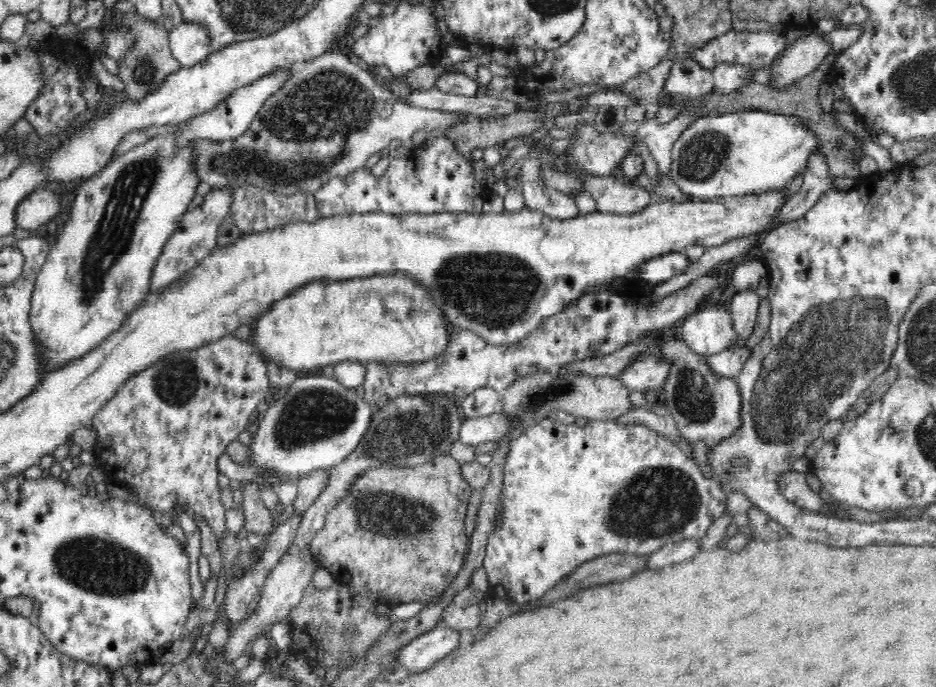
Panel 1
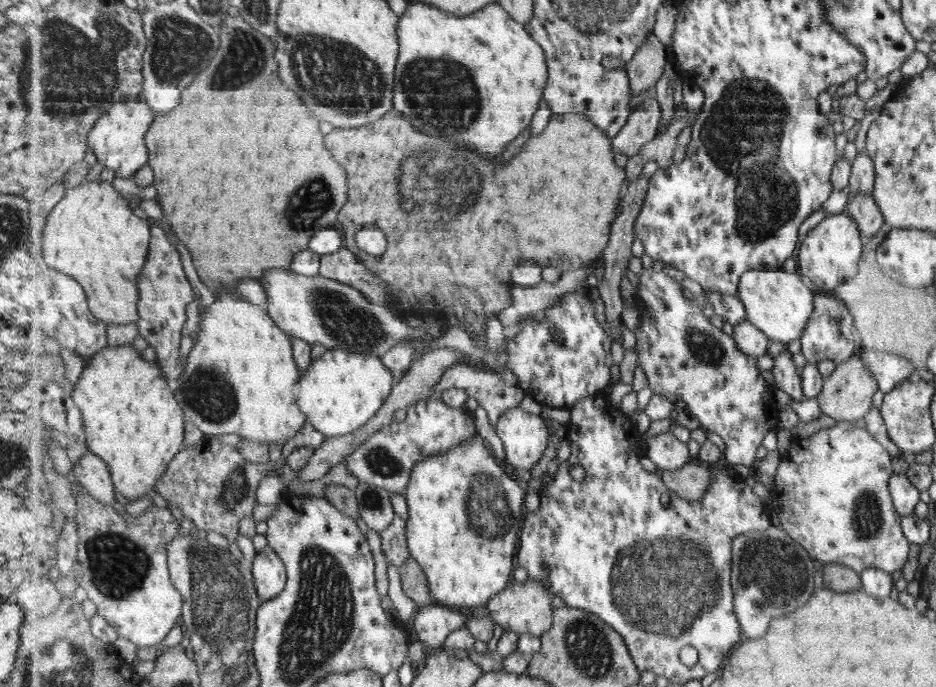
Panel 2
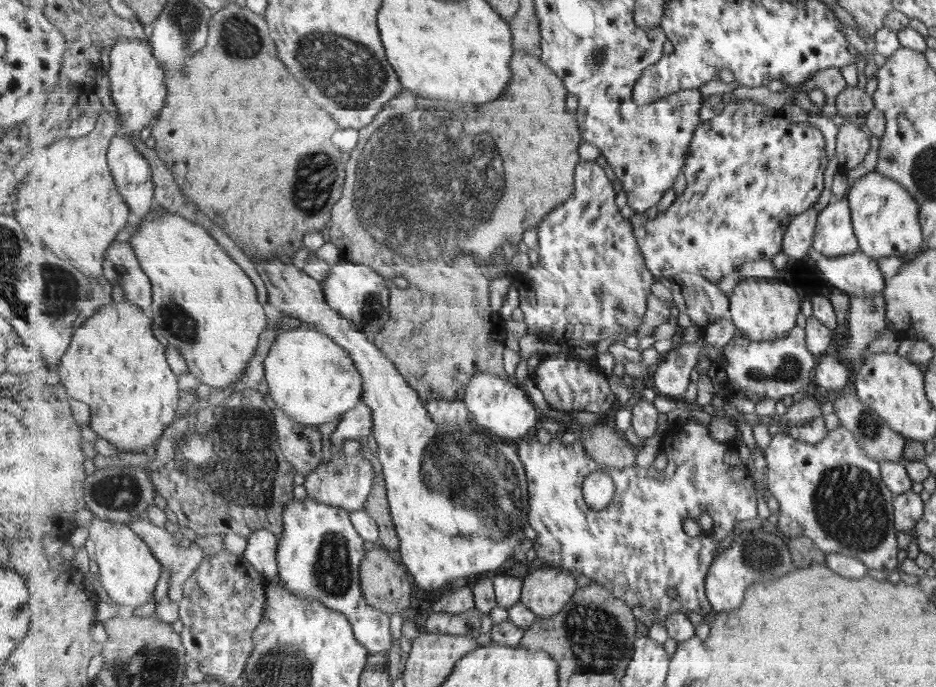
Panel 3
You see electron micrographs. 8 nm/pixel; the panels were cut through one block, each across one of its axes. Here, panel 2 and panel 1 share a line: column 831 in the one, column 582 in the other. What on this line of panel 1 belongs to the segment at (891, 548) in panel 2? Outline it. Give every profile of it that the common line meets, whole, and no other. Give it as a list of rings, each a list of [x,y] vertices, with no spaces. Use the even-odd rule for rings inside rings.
[[[546,417],[546,418],[545,418],[545,419],[542,419],[542,420],[541,420],[541,421],[540,421],[540,422],[538,422],[538,423],[537,423],[537,424],[534,424],[534,426],[531,426],[531,427],[530,427],[530,428],[526,428],[526,429],[524,429],[524,430],[523,430],[523,431],[520,431],[520,432],[519,432],[519,433],[518,433],[518,434],[514,434],[514,435],[512,435],[512,436],[511,436],[511,437],[510,437],[510,438],[509,438],[509,439],[508,439],[508,440],[507,440],[507,444],[506,444],[506,456],[505,456],[505,462],[504,462],[504,466],[503,466],[503,487],[502,487],[502,488],[501,488],[501,494],[500,494],[500,496],[499,496],[499,506],[498,506],[498,508],[497,508],[497,512],[498,512],[498,509],[499,509],[499,508],[500,508],[500,507],[502,507],[502,508],[503,508],[503,514],[502,514],[502,515],[503,515],[503,518],[502,518],[502,520],[501,520],[501,523],[500,523],[500,524],[499,524],[499,525],[497,525],[497,521],[496,521],[496,515],[495,515],[495,524],[494,524],[494,526],[493,526],[493,530],[492,530],[492,532],[491,532],[491,533],[490,533],[490,534],[489,534],[489,537],[488,537],[488,544],[487,544],[487,546],[486,546],[486,548],[485,548],[485,556],[484,556],[484,559],[483,559],[483,569],[484,569],[484,570],[485,570],[485,574],[486,574],[486,575],[487,575],[487,578],[488,578],[488,580],[489,580],[489,583],[490,583],[490,584],[492,584],[492,586],[494,586],[494,590],[496,590],[496,596],[500,596],[500,598],[501,598],[501,599],[502,599],[502,600],[504,600],[504,601],[510,601],[510,602],[512,602],[512,603],[516,603],[516,604],[517,604],[517,605],[518,605],[518,606],[520,606],[520,607],[521,607],[521,608],[525,608],[525,607],[528,607],[528,606],[530,606],[530,605],[534,605],[534,604],[536,604],[536,603],[540,603],[540,604],[541,604],[541,603],[543,603],[543,601],[544,601],[544,594],[546,594],[546,593],[547,593],[547,592],[548,592],[548,591],[549,591],[549,590],[550,590],[550,589],[551,589],[551,588],[552,588],[552,587],[556,587],[556,586],[557,586],[557,584],[558,584],[558,583],[559,583],[559,582],[560,582],[560,581],[561,581],[561,580],[562,580],[562,579],[563,579],[563,578],[564,578],[564,577],[567,577],[567,576],[568,576],[568,575],[569,575],[569,574],[570,574],[570,573],[573,573],[573,572],[574,572],[574,571],[575,571],[575,570],[576,570],[576,569],[577,569],[577,568],[578,568],[578,567],[579,567],[579,566],[580,566],[580,565],[582,565],[582,564],[583,564],[583,562],[586,562],[586,561],[590,561],[590,560],[592,560],[592,559],[593,559],[593,558],[596,558],[596,557],[599,557],[599,556],[602,556],[602,555],[606,555],[606,554],[610,554],[610,553],[618,553],[618,552],[624,552],[624,553],[628,553],[628,552],[633,552],[633,553],[634,553],[634,554],[637,554],[637,555],[647,555],[647,556],[649,556],[649,555],[651,555],[651,554],[652,554],[652,553],[653,553],[653,552],[656,552],[656,551],[657,551],[657,550],[658,550],[658,549],[660,549],[660,548],[662,548],[662,546],[665,546],[665,545],[666,545],[666,544],[669,544],[669,543],[674,543],[674,542],[681,542],[681,541],[682,541],[682,540],[685,540],[685,538],[696,538],[696,536],[697,536],[697,538],[702,538],[702,537],[703,537],[703,536],[704,536],[704,535],[705,535],[705,534],[706,534],[706,533],[707,533],[707,532],[708,532],[708,529],[709,529],[709,528],[710,528],[710,526],[712,526],[712,523],[713,523],[713,522],[714,522],[714,521],[715,521],[715,520],[716,520],[716,519],[717,519],[717,518],[718,518],[718,517],[721,517],[721,516],[722,516],[722,515],[723,515],[723,514],[724,514],[724,513],[726,513],[726,512],[727,512],[727,510],[726,510],[726,507],[725,507],[725,506],[726,506],[726,503],[727,503],[727,495],[728,495],[728,492],[727,492],[727,491],[726,491],[726,490],[725,490],[725,489],[724,489],[724,487],[723,487],[723,486],[722,486],[722,485],[721,485],[721,484],[720,484],[720,483],[719,483],[719,481],[718,481],[718,480],[716,480],[716,478],[711,478],[711,479],[710,479],[710,478],[704,478],[704,474],[702,474],[702,472],[700,472],[700,470],[699,470],[699,469],[698,469],[698,466],[696,466],[696,464],[694,464],[694,462],[693,462],[693,461],[692,461],[692,460],[691,460],[691,459],[690,459],[690,458],[688,458],[688,456],[686,456],[686,454],[684,454],[684,452],[682,452],[682,450],[680,450],[680,448],[678,448],[678,447],[676,447],[676,444],[675,444],[675,443],[672,443],[672,442],[671,442],[671,441],[670,441],[670,440],[669,440],[669,439],[666,439],[666,438],[665,438],[665,437],[664,437],[664,436],[663,436],[663,435],[661,435],[661,434],[660,434],[660,433],[658,433],[658,432],[657,432],[657,431],[654,431],[654,430],[651,430],[651,429],[649,429],[649,428],[648,428],[648,427],[647,427],[647,426],[646,426],[646,425],[638,425],[638,424],[636,424],[636,423],[631,423],[631,424],[627,424],[627,425],[619,425],[619,424],[618,424],[618,423],[617,423],[617,422],[616,422],[616,420],[615,420],[615,419],[612,419],[612,420],[611,420],[611,421],[609,421],[609,420],[606,420],[606,419],[604,419],[604,420],[602,420],[602,421],[597,421],[597,420],[591,420],[591,421],[590,421],[590,420],[588,420],[588,422],[587,422],[587,423],[586,423],[586,425],[585,425],[585,426],[577,426],[577,425],[576,425],[576,423],[570,423],[570,424],[567,424],[567,423],[563,423],[563,422],[560,422],[560,421],[558,421],[558,420],[555,420],[555,419],[554,419],[554,418],[549,418],[549,417]]]

